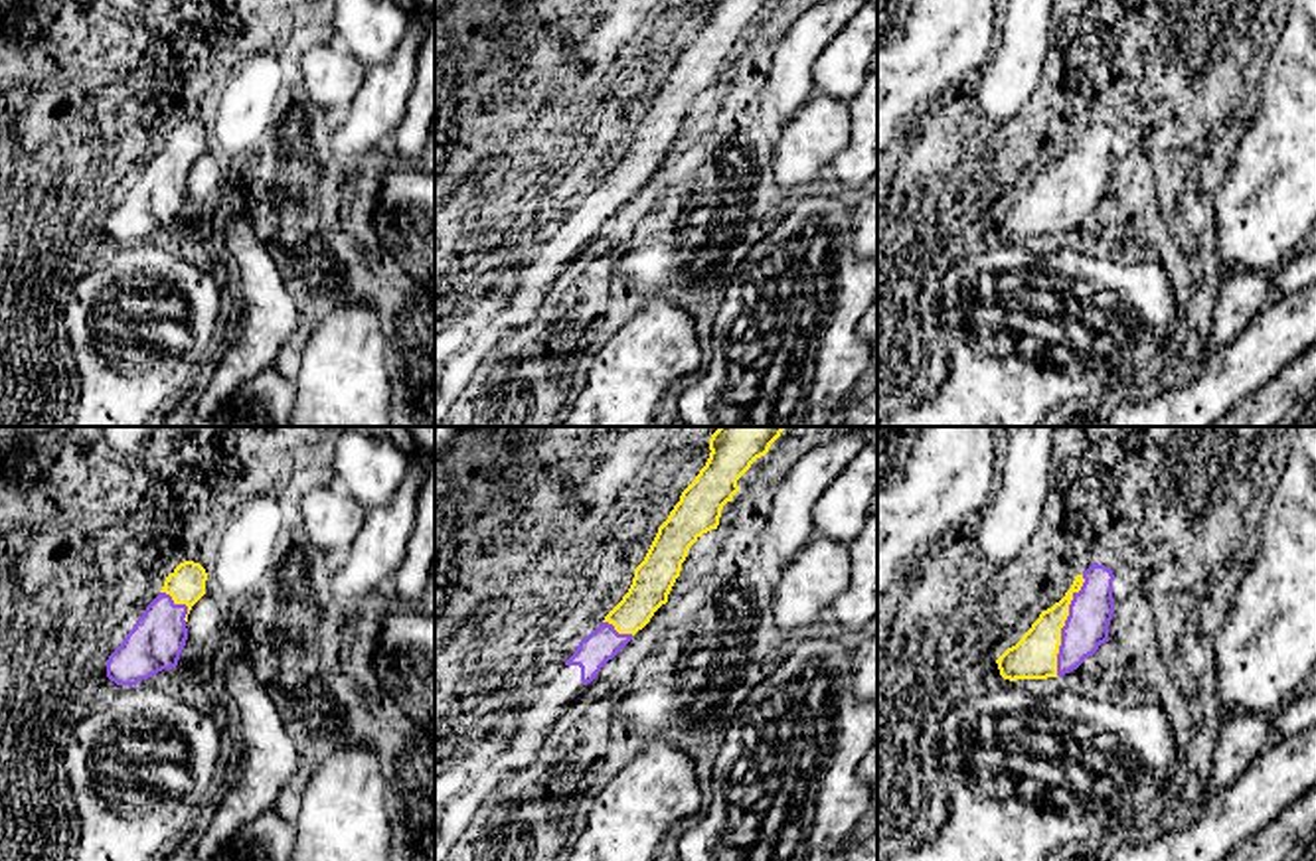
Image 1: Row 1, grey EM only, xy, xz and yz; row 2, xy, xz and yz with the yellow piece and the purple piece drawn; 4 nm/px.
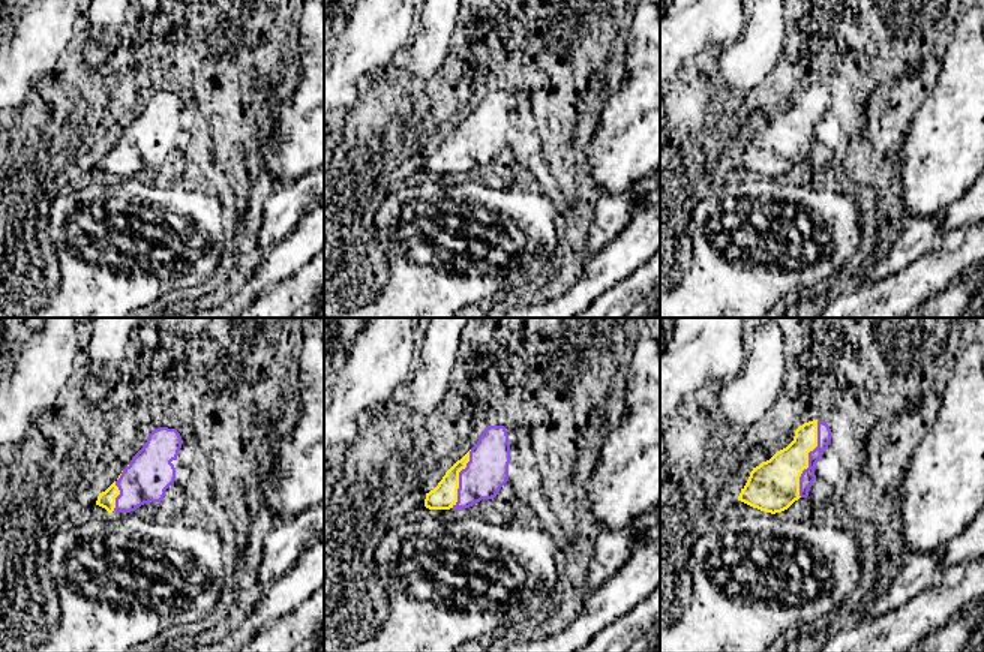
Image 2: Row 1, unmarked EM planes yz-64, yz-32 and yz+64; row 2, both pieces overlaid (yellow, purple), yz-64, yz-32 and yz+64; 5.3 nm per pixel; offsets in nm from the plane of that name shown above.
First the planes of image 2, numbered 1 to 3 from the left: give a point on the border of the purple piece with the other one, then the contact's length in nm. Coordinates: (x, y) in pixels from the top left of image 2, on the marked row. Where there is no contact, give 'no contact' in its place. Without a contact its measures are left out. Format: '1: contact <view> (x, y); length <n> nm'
1: contact yz-64 (119, 490); length 220 nm
2: contact yz-32 (458, 478); length 320 nm
3: contact yz+64 (807, 459); length 420 nm

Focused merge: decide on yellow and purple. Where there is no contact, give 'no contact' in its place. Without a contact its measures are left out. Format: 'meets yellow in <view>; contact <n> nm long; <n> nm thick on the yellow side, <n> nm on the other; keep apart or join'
meets yellow in yz; contact 420 nm long; 180 nm thick on the yellow side, 180 nm on the other; join

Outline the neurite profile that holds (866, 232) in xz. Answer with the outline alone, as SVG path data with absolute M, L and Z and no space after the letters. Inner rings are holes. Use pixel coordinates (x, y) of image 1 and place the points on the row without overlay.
M877 190L858 211L854 251L860 259L877 259Z

